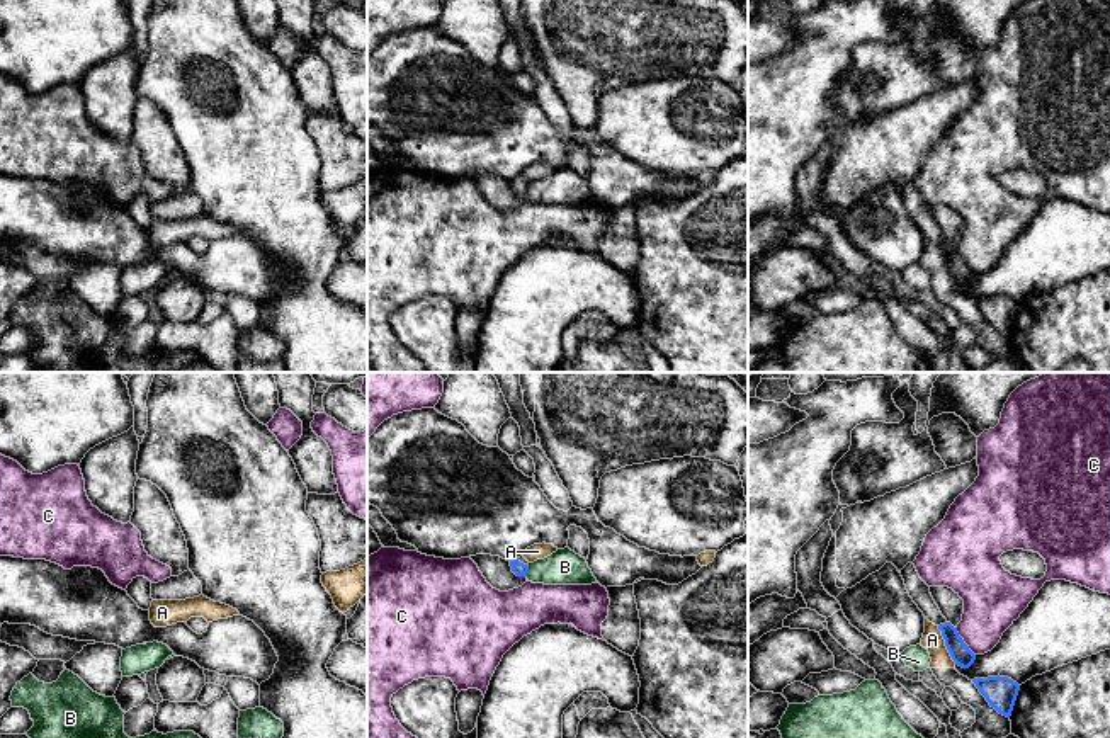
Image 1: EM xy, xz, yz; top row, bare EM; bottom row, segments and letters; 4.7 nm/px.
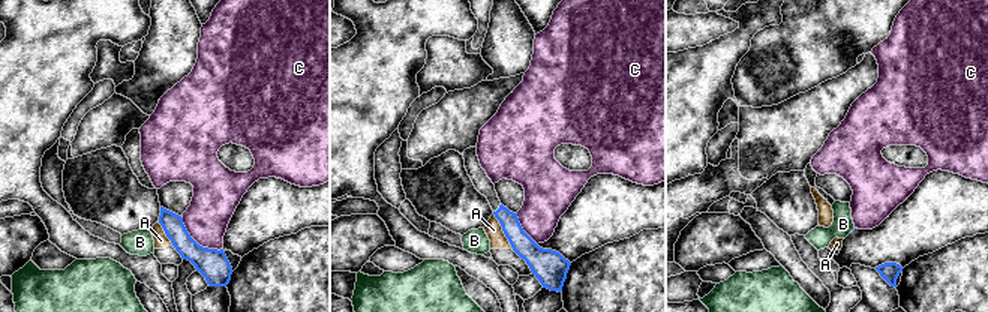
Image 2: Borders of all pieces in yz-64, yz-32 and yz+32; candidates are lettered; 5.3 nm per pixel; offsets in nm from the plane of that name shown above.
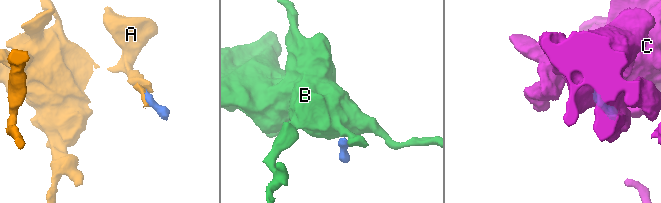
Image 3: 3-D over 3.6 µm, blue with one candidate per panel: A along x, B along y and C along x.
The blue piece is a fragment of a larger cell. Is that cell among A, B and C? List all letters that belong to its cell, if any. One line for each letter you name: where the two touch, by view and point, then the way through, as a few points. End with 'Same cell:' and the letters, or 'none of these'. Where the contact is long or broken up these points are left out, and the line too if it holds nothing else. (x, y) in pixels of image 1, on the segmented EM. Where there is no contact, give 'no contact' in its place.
Same cell: none of these

